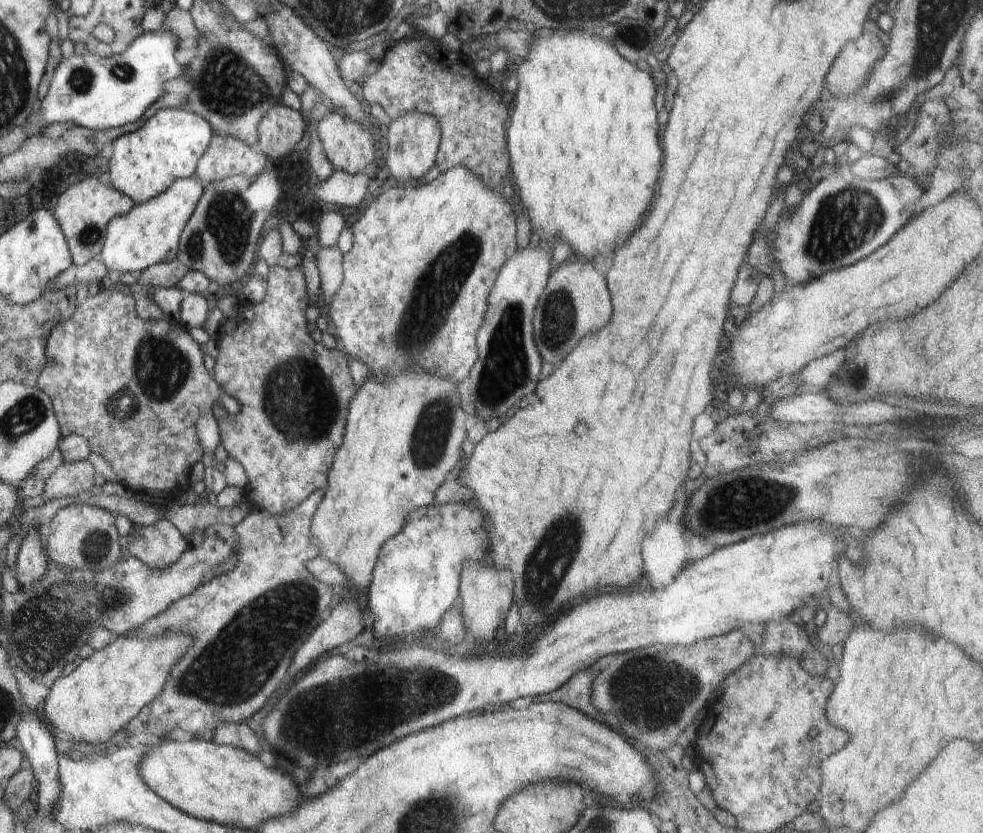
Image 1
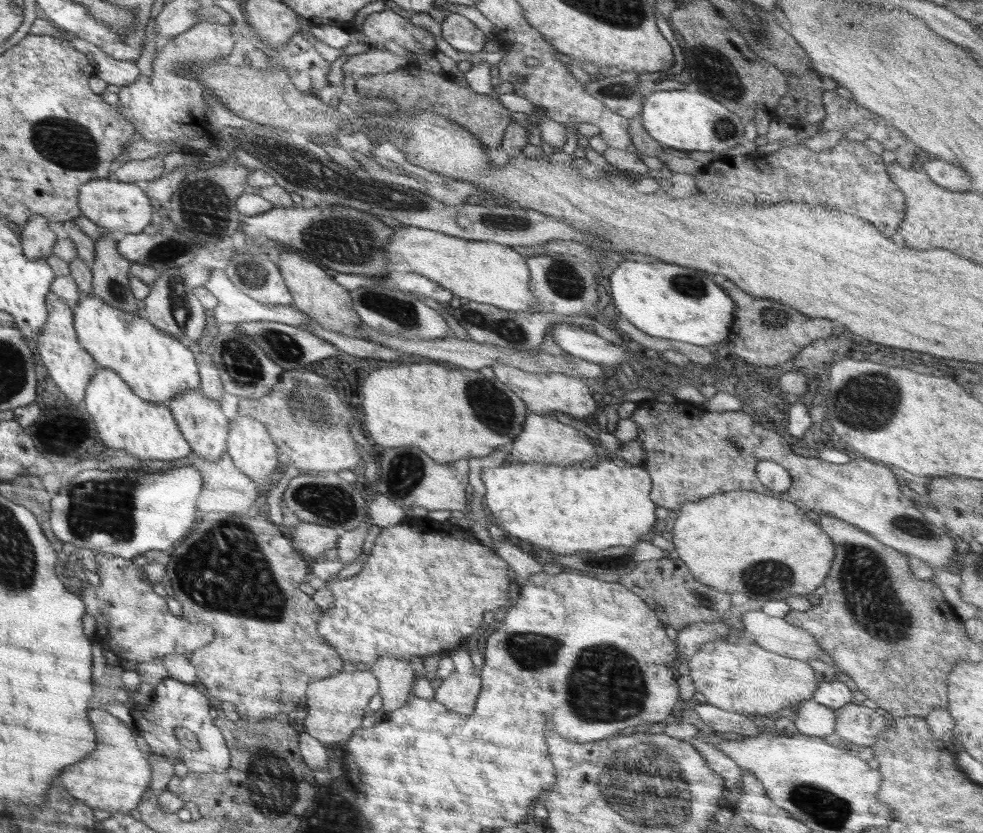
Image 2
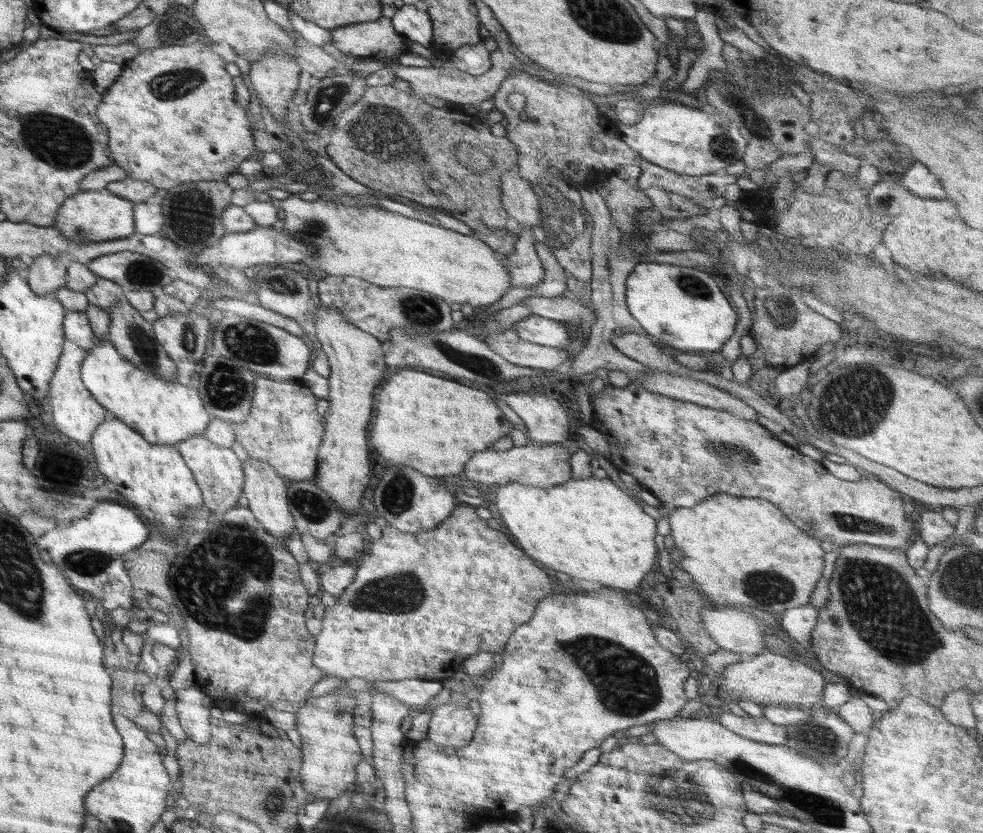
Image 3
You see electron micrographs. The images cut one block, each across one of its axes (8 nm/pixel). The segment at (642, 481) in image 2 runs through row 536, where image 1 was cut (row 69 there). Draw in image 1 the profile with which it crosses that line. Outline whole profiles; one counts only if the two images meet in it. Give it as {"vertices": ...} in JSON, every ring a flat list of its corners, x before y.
{"vertices":[[540,32,537,34,530,55,524,57,521,65,511,65,508,74,516,75,519,80,518,90,515,92,514,110,509,116,506,129,506,142,509,159,511,160,511,176,514,185,520,189,520,198,523,208,528,213,531,226,538,228,543,238,548,238,551,243,559,244,565,242,572,250,571,258,580,258,594,264,598,256,608,256,640,228,642,214,650,206,650,198,654,198,654,184,660,176,660,162,663,162,663,150,658,142,658,119,654,107,654,94,656,94,657,83,646,70,642,70,635,64,628,62,623,56,616,52,609,44,590,37,588,33,584,36,576,36,574,32,568,32,562,40,556,32]]}

